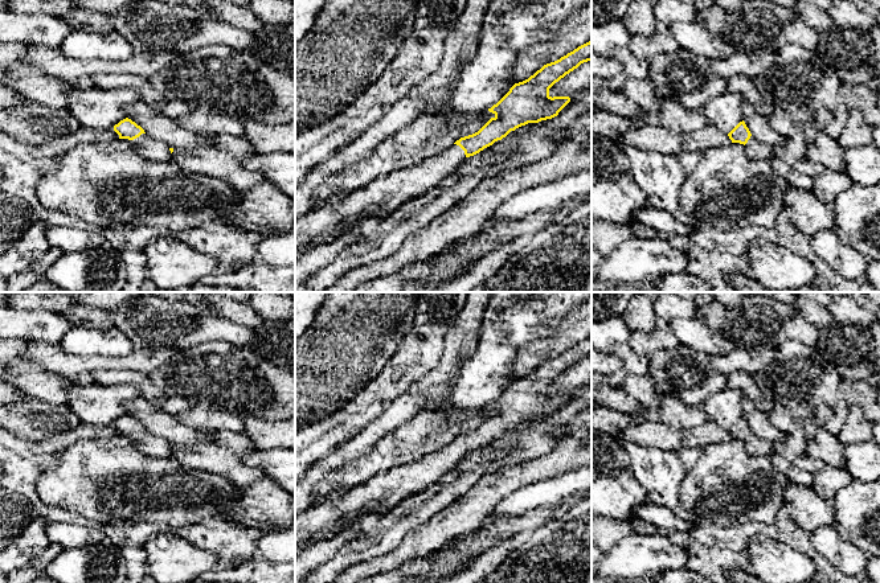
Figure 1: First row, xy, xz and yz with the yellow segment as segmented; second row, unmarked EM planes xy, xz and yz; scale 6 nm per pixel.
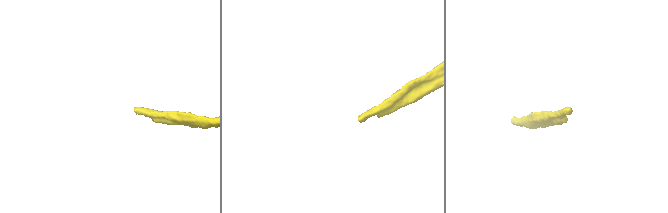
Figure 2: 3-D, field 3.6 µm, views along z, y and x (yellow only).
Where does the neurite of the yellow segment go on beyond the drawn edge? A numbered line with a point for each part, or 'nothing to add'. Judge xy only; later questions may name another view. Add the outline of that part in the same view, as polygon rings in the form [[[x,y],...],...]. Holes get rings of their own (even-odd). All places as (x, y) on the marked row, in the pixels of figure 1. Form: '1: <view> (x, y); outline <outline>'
1: xy (148, 148); outline [[[142,134],[139,137],[128,141],[135,147],[136,152],[147,160],[160,163],[171,161],[169,147],[161,141],[154,140],[146,134]]]

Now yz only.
1: yz (754, 150); outline [[[750,136],[745,144],[745,153],[750,160],[769,160],[773,156],[774,147],[769,147],[756,137]]]

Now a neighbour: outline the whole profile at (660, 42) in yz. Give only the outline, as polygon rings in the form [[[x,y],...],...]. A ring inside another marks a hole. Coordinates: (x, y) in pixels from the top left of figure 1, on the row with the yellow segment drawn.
[[[659,28],[651,36],[631,36],[627,48],[633,56],[644,61],[651,59],[654,56],[667,54],[680,49],[667,28]]]

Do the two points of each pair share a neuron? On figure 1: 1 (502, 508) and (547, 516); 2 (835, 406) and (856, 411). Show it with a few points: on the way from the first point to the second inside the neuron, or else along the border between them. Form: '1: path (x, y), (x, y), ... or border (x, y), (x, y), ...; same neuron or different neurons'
1: border (557, 504), (498, 521); different neurons
2: border (851, 406), (844, 425), (836, 435); different neurons

